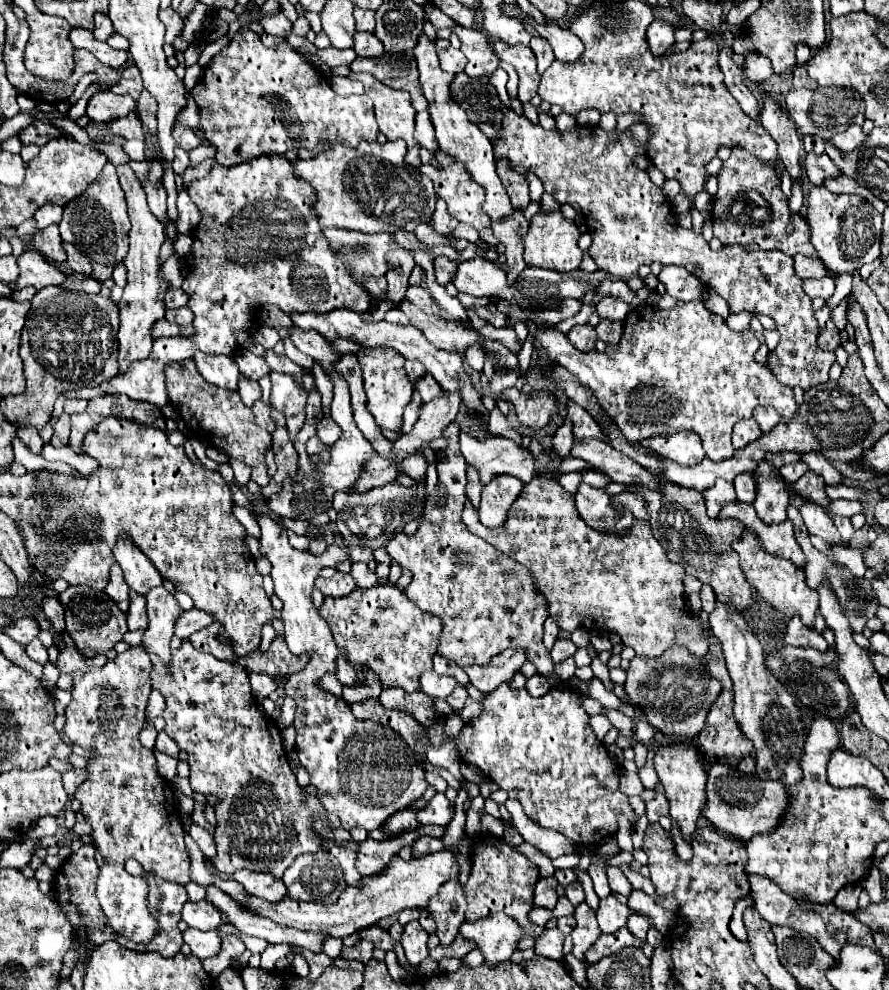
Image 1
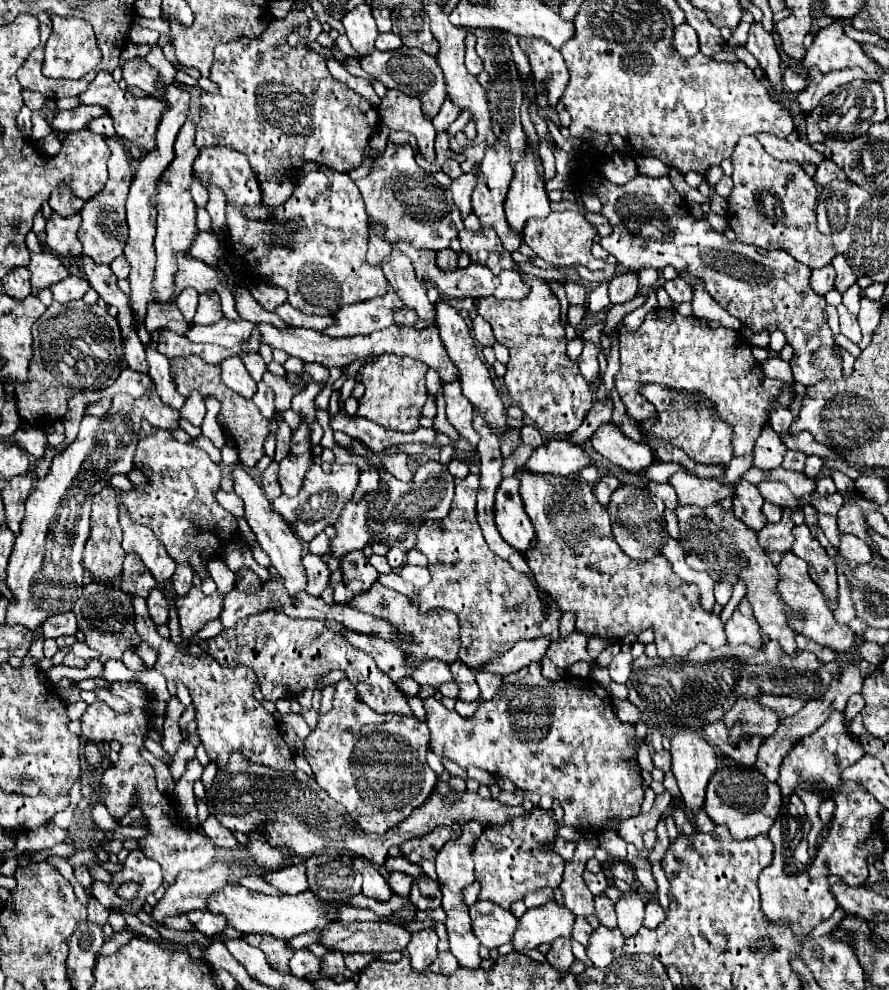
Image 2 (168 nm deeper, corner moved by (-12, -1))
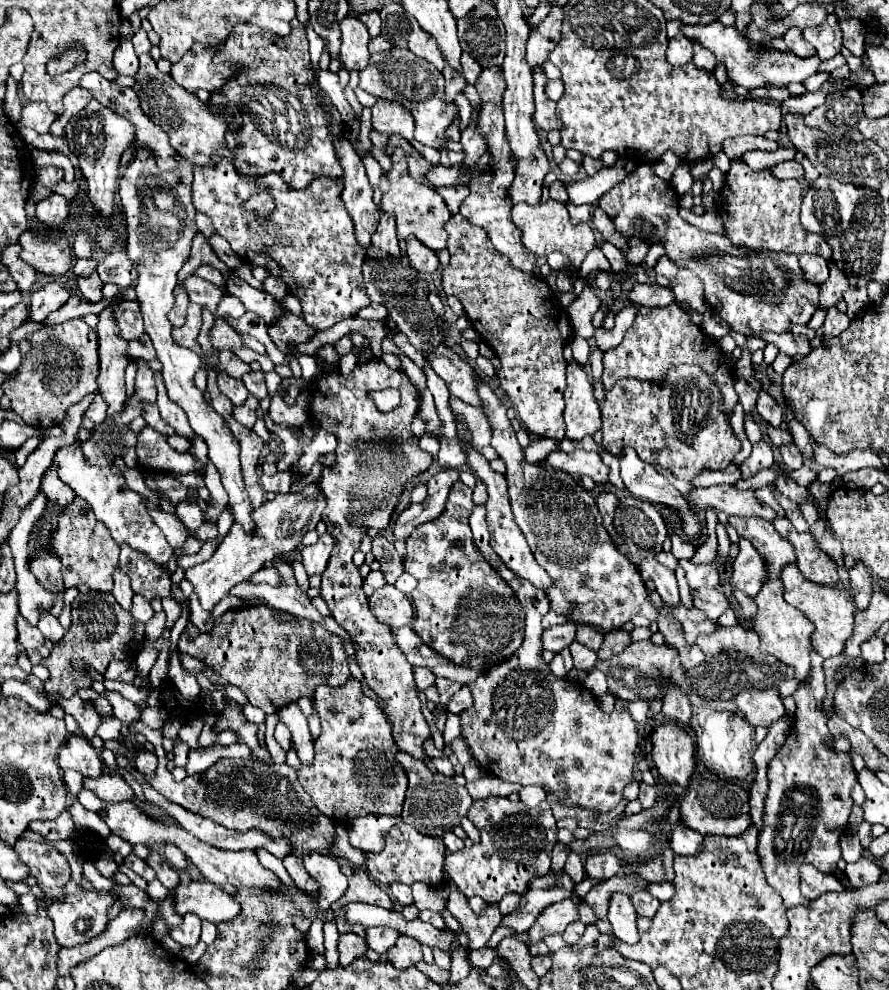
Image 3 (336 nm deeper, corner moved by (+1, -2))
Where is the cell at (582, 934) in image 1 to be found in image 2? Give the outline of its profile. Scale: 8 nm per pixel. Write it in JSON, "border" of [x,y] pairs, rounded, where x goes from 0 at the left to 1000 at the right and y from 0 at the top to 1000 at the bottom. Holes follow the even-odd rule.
{"border":[[[677,903],[673,907],[668,907],[668,925],[675,929],[675,935],[682,937],[693,937],[693,921],[691,921],[691,913]]]}

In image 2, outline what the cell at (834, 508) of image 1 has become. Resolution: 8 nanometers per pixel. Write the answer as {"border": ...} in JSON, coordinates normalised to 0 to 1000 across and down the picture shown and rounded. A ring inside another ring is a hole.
{"border":[[[913,497],[911,499],[911,507],[920,513],[922,519],[934,519],[934,521],[940,521],[943,515],[947,513],[947,509],[943,509],[943,507],[947,507],[947,501],[943,497],[931,499],[931,501],[925,501],[925,503],[918,497]]]}

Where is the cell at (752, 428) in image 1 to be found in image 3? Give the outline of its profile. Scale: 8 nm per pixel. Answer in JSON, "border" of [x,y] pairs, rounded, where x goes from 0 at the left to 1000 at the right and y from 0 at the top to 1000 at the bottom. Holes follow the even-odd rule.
{"border":[[[854,445],[847,449],[847,458],[834,470],[834,484],[843,484],[849,478],[854,478],[856,474],[867,472],[870,468],[872,468],[872,464],[870,464],[870,456],[867,456],[865,447]]]}

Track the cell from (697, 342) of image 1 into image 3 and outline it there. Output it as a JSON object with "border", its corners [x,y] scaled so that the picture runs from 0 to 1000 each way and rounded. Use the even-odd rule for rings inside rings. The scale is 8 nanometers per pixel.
{"border":[[[757,306],[748,312],[728,312],[728,310],[719,310],[717,312],[717,320],[712,324],[712,328],[705,332],[701,346],[692,353],[685,353],[678,361],[678,389],[681,391],[690,391],[690,387],[694,387],[696,383],[703,381],[717,381],[717,383],[735,383],[735,385],[744,385],[748,381],[748,375],[753,375],[753,371],[762,371],[762,369],[786,369],[795,375],[795,379],[800,379],[804,383],[804,387],[811,391],[813,403],[816,403],[816,413],[825,415],[827,407],[831,405],[827,393],[825,393],[825,377],[818,371],[818,363],[813,359],[813,355],[809,353],[807,344],[795,340],[786,328],[777,326],[775,320]]]}

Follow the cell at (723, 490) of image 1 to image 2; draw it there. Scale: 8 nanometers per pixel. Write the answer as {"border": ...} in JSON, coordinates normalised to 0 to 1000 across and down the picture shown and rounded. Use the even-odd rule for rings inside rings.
{"border":[[[832,483],[826,493],[826,519],[830,525],[835,525],[839,531],[848,535],[857,535],[862,531],[862,523],[857,519],[857,501],[853,499],[850,491]]]}

